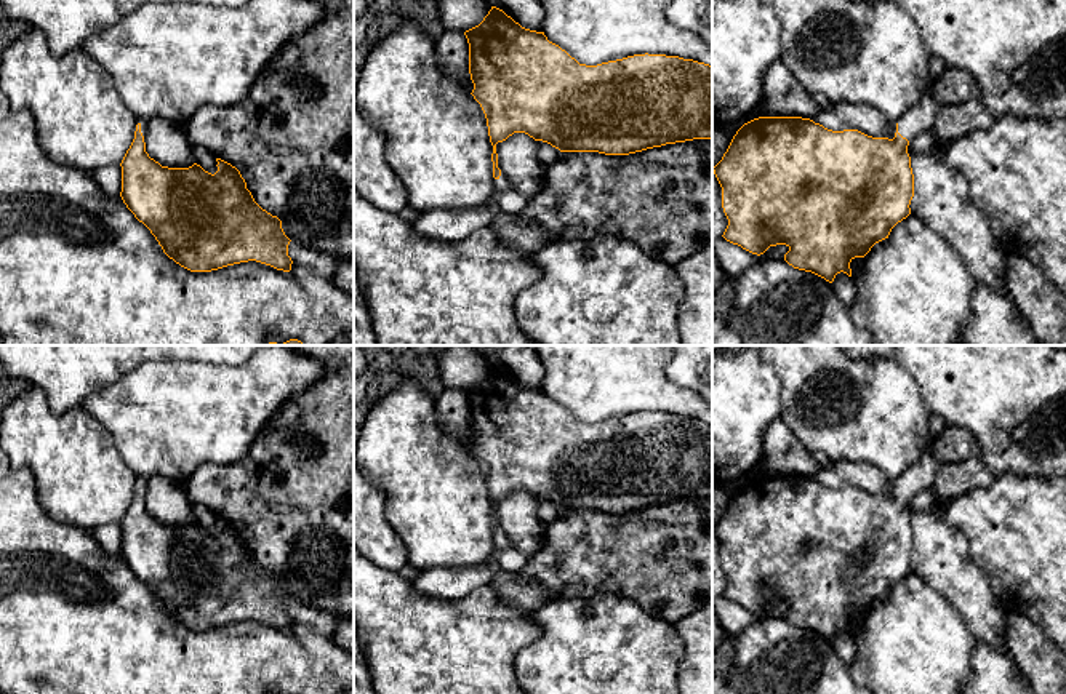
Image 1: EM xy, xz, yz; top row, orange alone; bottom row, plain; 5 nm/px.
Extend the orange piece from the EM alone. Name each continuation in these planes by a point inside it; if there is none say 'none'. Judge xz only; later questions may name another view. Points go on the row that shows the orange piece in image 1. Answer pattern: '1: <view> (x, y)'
1: xz (501, 184)

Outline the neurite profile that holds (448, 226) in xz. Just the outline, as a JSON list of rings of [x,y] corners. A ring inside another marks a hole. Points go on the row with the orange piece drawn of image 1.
[[[493,203],[467,209],[434,209],[419,214],[413,227],[429,240],[455,243],[487,227],[496,211]]]

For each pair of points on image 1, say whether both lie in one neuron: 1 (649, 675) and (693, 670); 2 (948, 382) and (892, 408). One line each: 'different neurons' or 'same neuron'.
1: different neurons
2: different neurons

